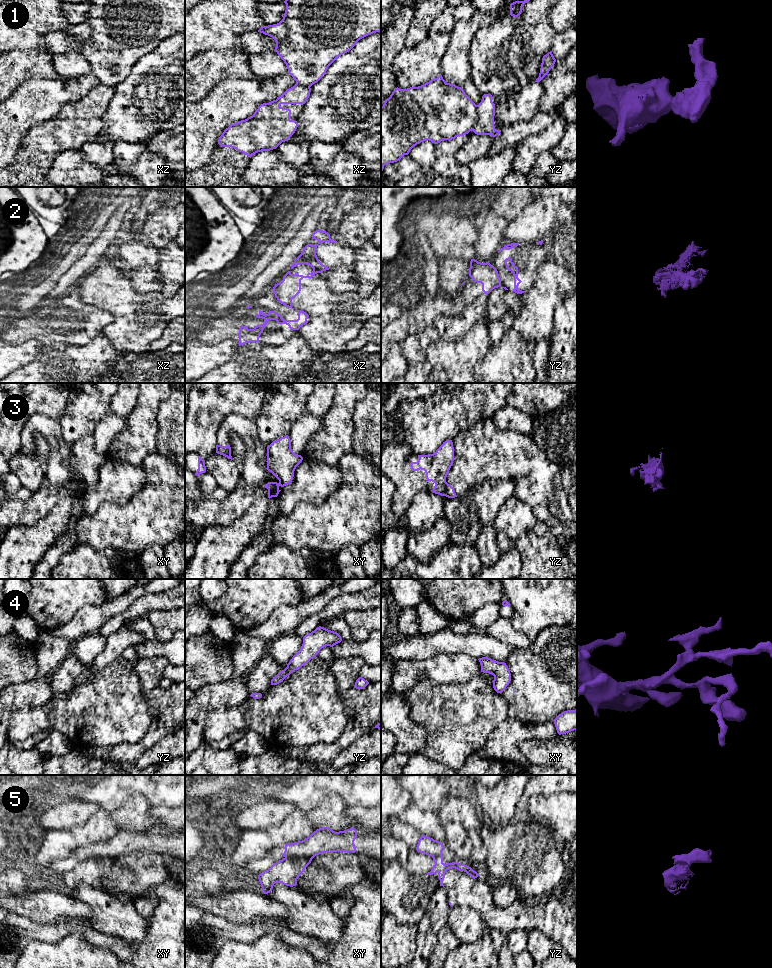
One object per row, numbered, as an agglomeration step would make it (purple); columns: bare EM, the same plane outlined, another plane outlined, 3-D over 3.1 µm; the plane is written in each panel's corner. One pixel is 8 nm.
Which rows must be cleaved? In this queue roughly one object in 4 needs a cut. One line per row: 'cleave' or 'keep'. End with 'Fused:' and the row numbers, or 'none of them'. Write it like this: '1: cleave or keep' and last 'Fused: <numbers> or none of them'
1: cleave
2: cleave
3: cleave
4: keep
5: cleave
Fused: 1, 2, 3, 5

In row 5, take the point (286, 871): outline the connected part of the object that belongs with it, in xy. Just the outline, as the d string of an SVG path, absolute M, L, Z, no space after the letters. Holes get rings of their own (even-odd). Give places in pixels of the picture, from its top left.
M291 856L274 863L268 870L258 875L262 893L270 893L275 883L282 883L290 887L296 886L297 879L303 874L312 859L305 856Z

